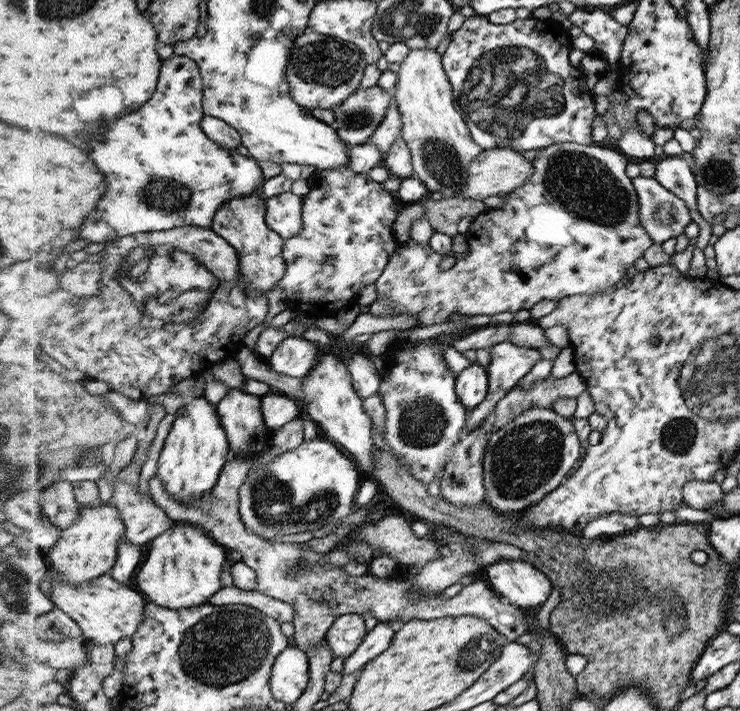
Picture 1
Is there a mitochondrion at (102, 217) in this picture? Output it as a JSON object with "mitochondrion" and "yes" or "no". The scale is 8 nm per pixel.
{"mitochondrion":"no"}

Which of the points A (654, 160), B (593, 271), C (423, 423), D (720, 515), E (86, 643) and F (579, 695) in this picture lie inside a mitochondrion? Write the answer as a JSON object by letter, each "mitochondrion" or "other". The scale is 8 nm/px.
{"A":"other","B":"other","C":"mitochondrion","D":"other","E":"other","F":"other"}

